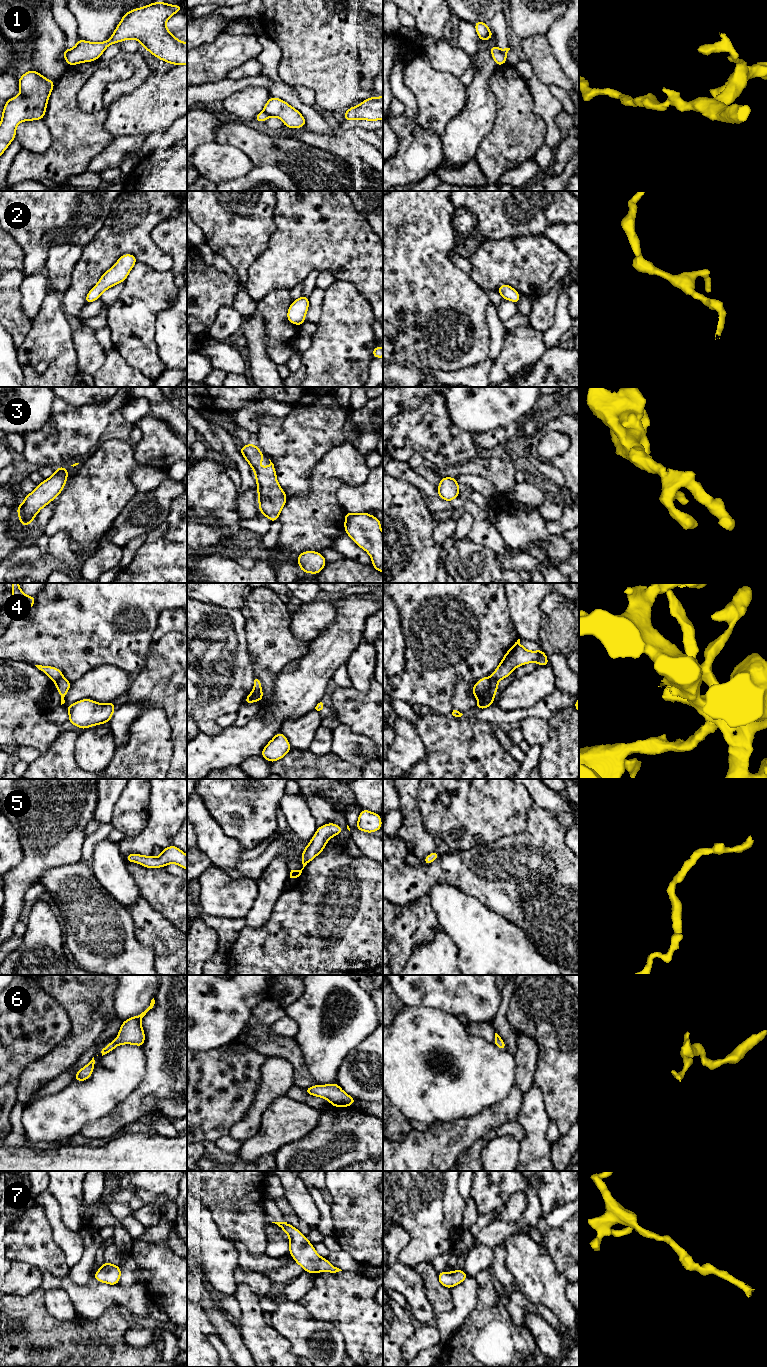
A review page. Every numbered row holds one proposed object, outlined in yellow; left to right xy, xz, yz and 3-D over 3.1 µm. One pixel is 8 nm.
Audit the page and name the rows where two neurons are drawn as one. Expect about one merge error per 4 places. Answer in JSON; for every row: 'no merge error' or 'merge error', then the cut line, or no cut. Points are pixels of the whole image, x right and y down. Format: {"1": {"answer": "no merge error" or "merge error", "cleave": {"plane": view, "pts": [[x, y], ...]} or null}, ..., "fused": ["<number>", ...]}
{"1": {"answer": "merge error", "cleave": {"plane": "xz", "pts": [[263, 110], [269, 116]]}}, "2": {"answer": "no merge error", "cleave": null}, "3": {"answer": "no merge error", "cleave": null}, "4": {"answer": "merge error", "cleave": {"plane": "xz", "pts": [[252, 692], [261, 701]]}}, "5": {"answer": "no merge error", "cleave": null}, "6": {"answer": "no merge error", "cleave": null}, "7": {"answer": "no merge error", "cleave": null}, "fused": ["1", "4"]}

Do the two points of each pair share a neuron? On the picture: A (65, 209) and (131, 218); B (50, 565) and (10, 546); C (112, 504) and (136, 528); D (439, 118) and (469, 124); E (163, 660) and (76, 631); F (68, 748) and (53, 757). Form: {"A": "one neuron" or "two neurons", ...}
{"A": "two neurons", "B": "two neurons", "C": "two neurons", "D": "two neurons", "E": "two neurons", "F": "one neuron"}

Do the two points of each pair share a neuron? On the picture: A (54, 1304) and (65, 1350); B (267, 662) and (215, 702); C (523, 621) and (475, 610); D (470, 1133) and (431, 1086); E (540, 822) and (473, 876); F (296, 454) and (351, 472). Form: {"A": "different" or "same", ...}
{"A": "different", "B": "different", "C": "different", "D": "different", "E": "same", "F": "different"}

